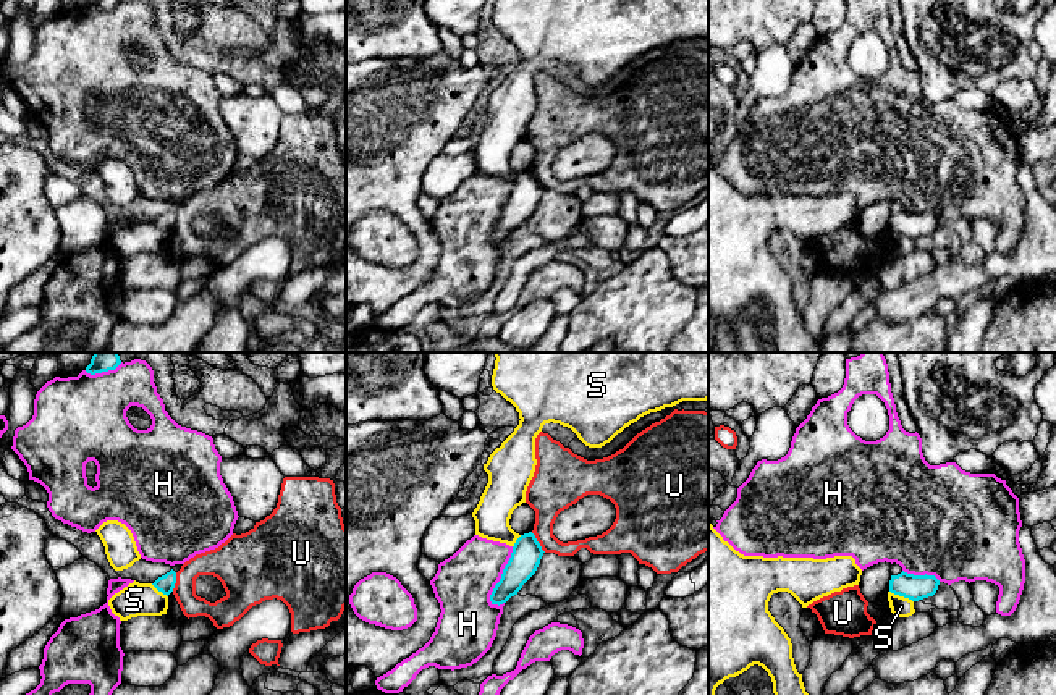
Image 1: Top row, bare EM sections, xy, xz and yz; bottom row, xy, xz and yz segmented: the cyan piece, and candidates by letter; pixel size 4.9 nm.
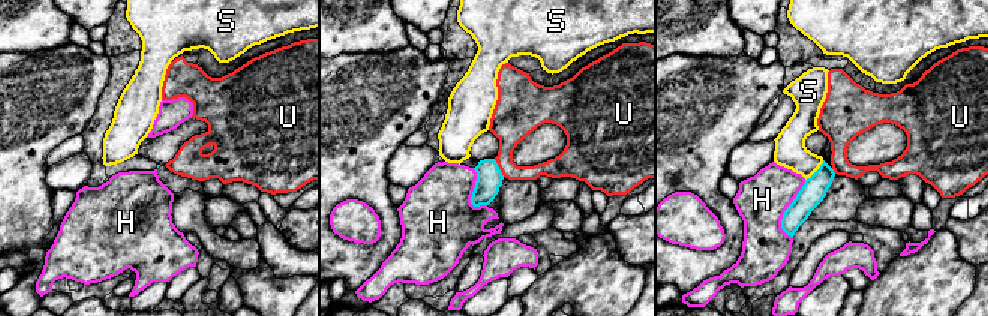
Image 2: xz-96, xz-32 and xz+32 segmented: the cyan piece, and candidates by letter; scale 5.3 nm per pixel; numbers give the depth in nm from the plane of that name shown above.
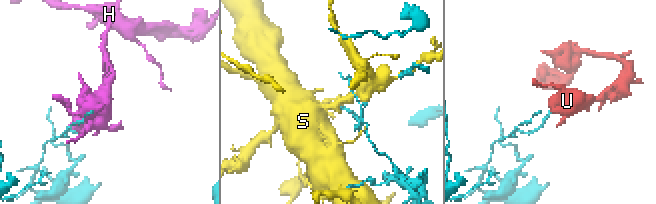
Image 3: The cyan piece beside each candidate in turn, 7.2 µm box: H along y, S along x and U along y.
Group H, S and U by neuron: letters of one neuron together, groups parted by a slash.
H / S / U

